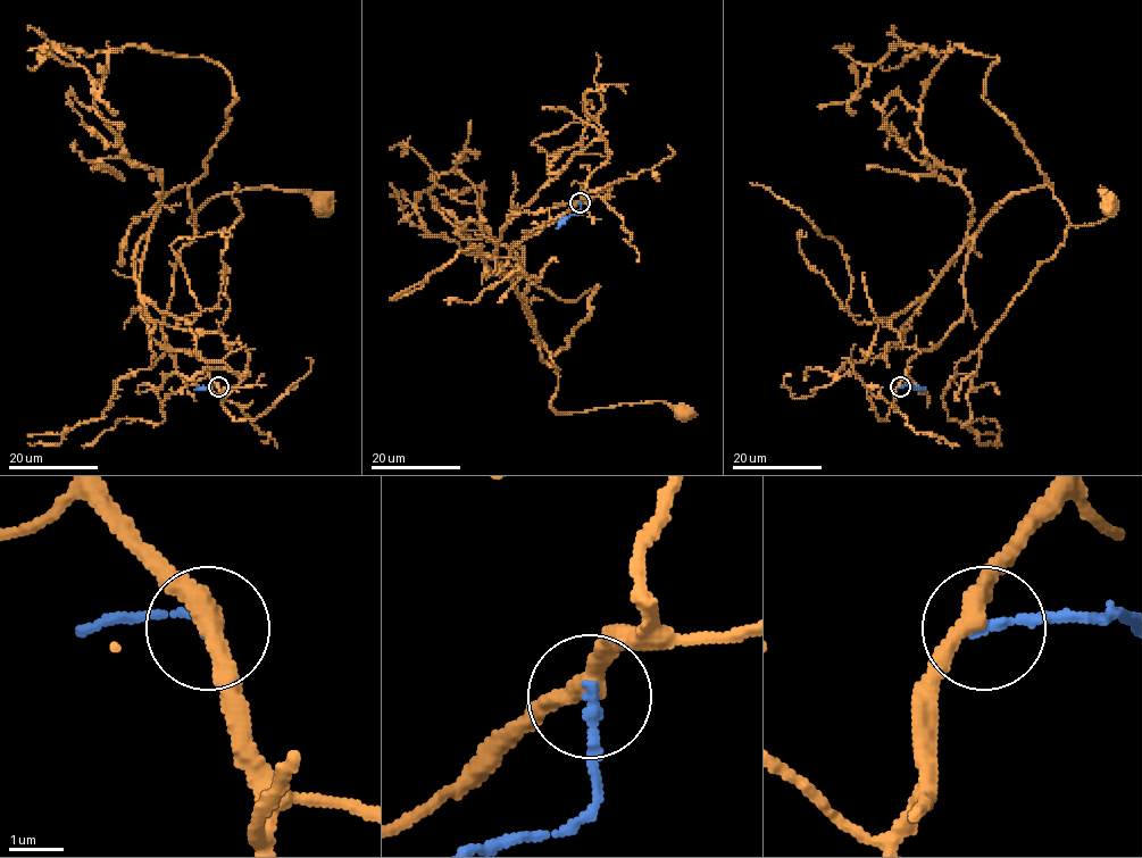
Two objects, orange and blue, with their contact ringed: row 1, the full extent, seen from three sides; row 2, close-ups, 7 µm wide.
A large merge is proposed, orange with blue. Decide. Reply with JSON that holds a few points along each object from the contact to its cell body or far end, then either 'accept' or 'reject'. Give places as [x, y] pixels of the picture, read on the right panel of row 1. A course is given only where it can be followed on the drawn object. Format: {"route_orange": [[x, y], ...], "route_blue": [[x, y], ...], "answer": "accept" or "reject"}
{"route_orange": [[900, 386], [963, 317], [974, 234], [999, 205], [1048, 185], [1086, 226], [1108, 217], [1101, 188], [1111, 203]], "route_blue": [[900, 386], [925, 389]], "answer": "reject"}

